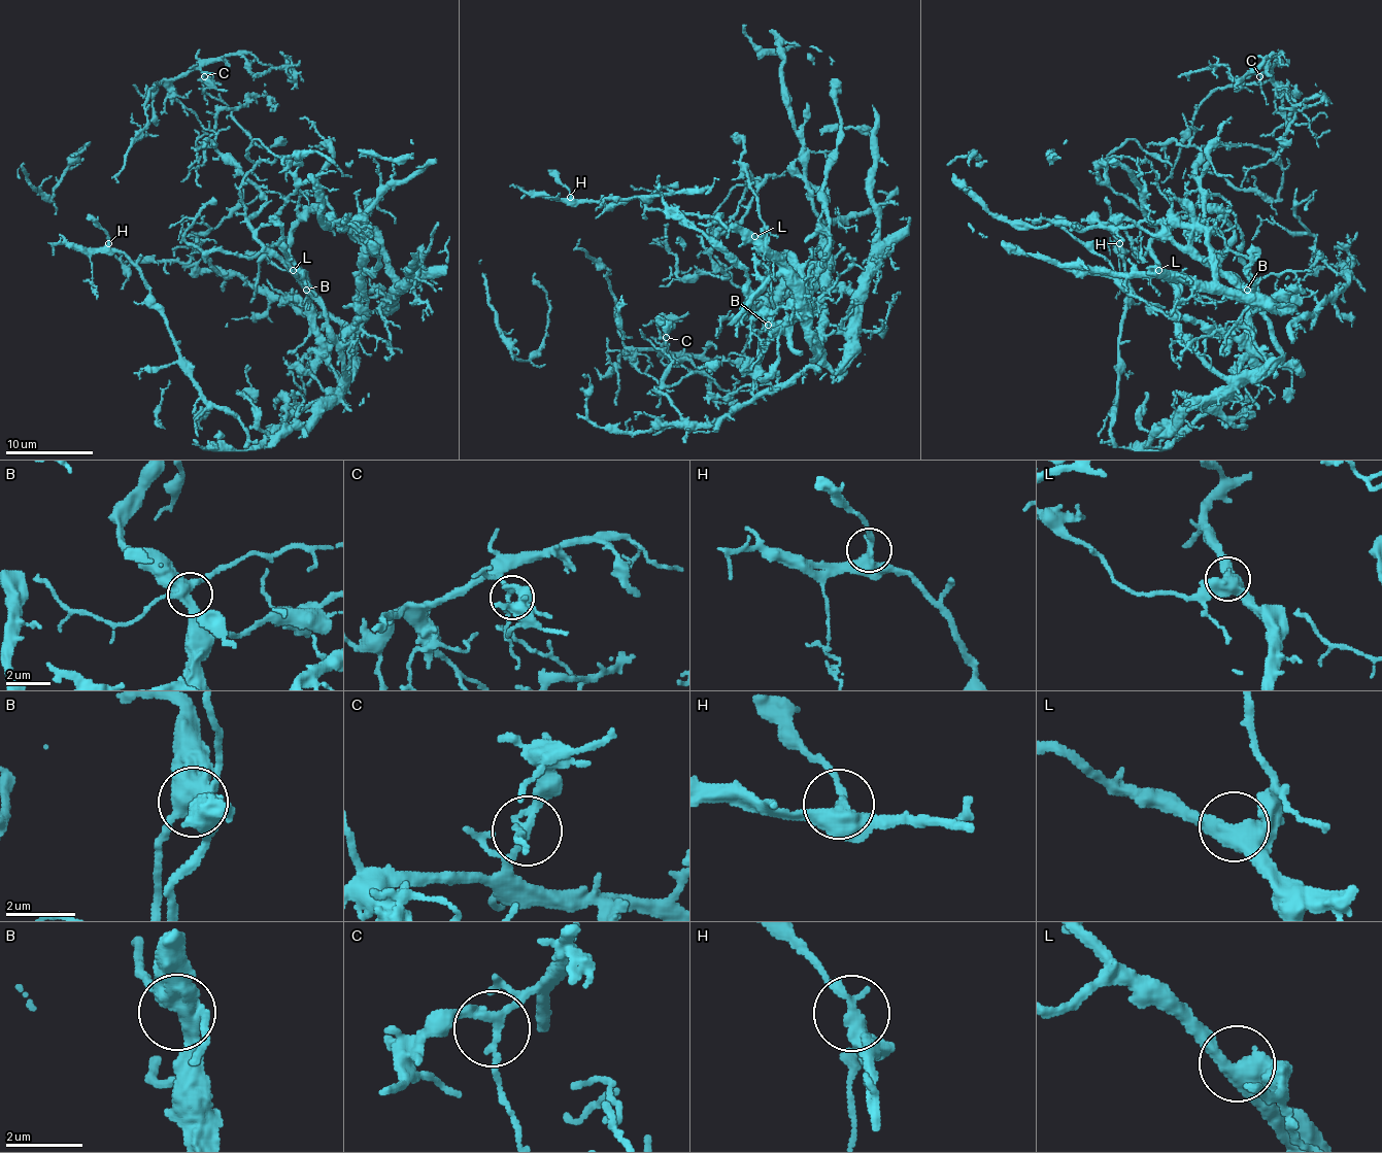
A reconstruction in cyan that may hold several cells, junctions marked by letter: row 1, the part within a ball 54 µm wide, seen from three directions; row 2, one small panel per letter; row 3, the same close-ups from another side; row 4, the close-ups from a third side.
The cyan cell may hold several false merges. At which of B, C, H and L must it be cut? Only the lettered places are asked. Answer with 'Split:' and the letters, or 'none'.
Split: none

